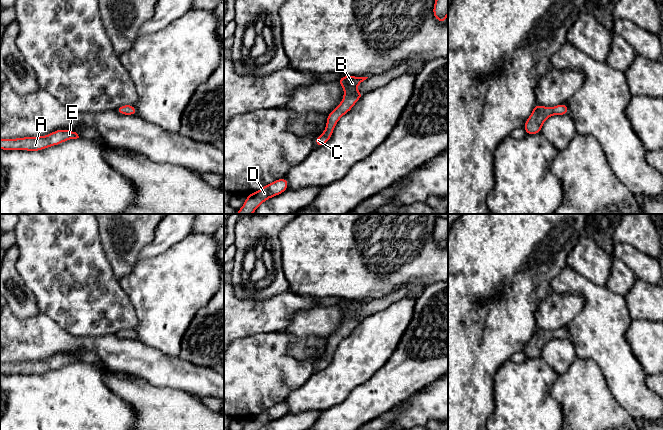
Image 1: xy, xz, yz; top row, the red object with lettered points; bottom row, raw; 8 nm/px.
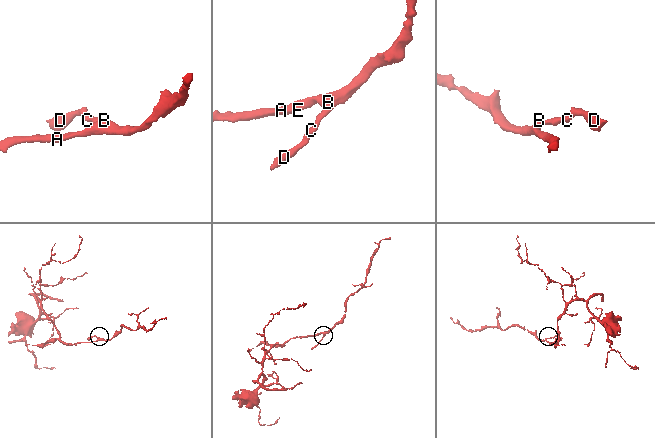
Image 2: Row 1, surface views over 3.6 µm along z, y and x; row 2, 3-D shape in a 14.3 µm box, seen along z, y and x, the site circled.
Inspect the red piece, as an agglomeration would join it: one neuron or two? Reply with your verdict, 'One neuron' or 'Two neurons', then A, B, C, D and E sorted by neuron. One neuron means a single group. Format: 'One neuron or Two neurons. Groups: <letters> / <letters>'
One neuron. Groups: A B C D E

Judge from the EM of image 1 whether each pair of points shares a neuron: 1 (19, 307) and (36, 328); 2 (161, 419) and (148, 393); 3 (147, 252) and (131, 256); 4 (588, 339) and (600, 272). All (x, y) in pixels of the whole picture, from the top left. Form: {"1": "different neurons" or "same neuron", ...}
{"1": "different neurons", "2": "same neuron", "3": "different neurons", "4": "different neurons"}

